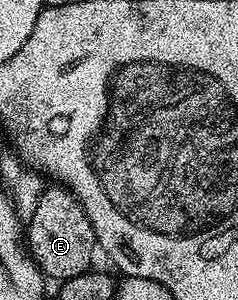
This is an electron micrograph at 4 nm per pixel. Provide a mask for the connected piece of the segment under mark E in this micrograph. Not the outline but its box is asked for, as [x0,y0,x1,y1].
[26,184,98,283]

